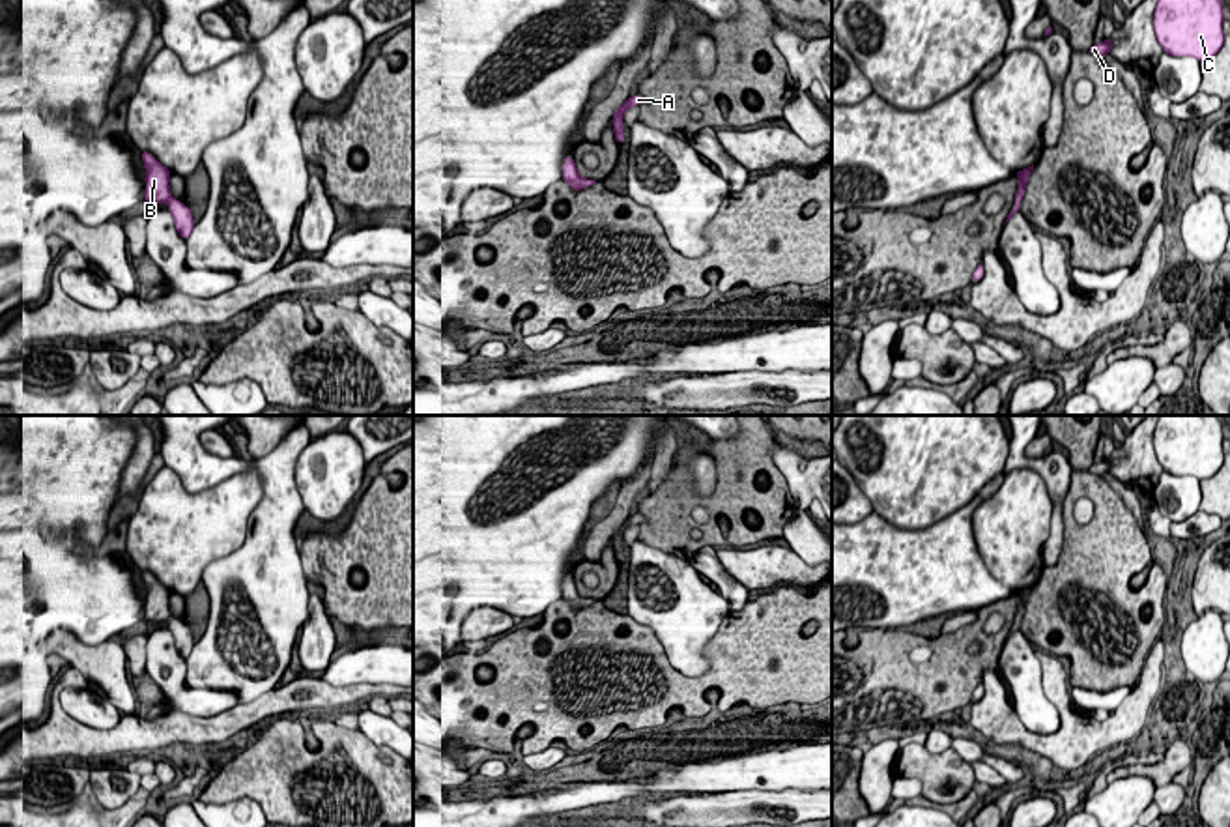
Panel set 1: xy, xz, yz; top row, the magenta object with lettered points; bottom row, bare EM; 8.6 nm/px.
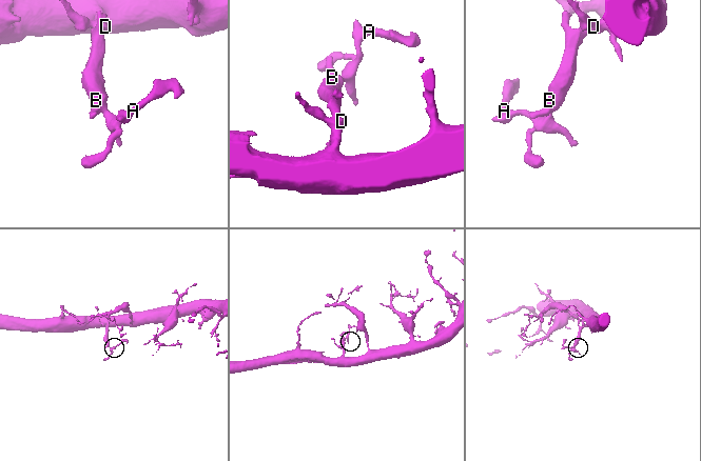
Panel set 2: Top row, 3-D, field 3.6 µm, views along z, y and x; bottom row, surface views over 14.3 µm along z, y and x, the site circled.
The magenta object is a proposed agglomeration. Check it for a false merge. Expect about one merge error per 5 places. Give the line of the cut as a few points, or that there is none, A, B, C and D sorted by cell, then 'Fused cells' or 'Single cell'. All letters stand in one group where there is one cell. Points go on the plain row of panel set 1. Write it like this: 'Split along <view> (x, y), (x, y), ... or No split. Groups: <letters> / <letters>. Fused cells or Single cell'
No split. Groups: A B C D. Single cell

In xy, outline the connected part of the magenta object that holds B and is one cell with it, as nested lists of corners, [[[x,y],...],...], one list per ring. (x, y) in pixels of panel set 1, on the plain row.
[[[140,571],[144,586],[146,586],[146,612],[144,617],[148,623],[168,623],[168,631],[174,636],[176,649],[183,659],[187,659],[194,647],[194,638],[191,629],[176,619],[170,612],[168,599],[170,599],[170,589],[164,588],[150,571]]]

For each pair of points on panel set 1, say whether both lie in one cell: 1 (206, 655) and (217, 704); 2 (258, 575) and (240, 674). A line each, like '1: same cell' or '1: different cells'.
1: different cells
2: same cell

